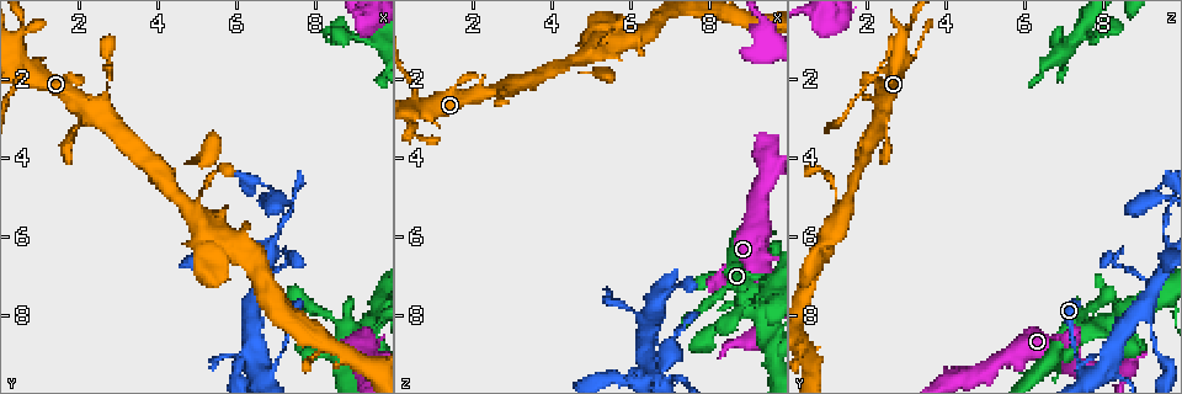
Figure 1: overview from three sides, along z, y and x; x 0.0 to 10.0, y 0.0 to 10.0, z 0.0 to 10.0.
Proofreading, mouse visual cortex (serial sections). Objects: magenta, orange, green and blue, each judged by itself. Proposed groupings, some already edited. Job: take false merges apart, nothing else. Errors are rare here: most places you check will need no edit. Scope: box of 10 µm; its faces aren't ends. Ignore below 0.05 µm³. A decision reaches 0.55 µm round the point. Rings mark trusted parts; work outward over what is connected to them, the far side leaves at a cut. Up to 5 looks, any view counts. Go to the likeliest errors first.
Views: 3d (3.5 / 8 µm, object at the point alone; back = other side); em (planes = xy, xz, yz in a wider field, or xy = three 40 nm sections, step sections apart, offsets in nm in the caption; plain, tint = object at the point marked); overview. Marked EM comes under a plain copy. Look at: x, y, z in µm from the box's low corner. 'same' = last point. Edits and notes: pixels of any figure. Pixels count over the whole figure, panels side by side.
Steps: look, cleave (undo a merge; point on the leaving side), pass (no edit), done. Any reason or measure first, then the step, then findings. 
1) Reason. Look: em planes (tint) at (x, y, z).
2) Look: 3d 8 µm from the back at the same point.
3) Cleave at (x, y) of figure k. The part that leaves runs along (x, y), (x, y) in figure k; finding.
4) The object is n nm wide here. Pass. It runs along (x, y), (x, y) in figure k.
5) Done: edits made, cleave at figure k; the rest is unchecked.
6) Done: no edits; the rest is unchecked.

Three arms meet. Look: em xy step 3 (tint) at (2.60, 2.60, 2.40).

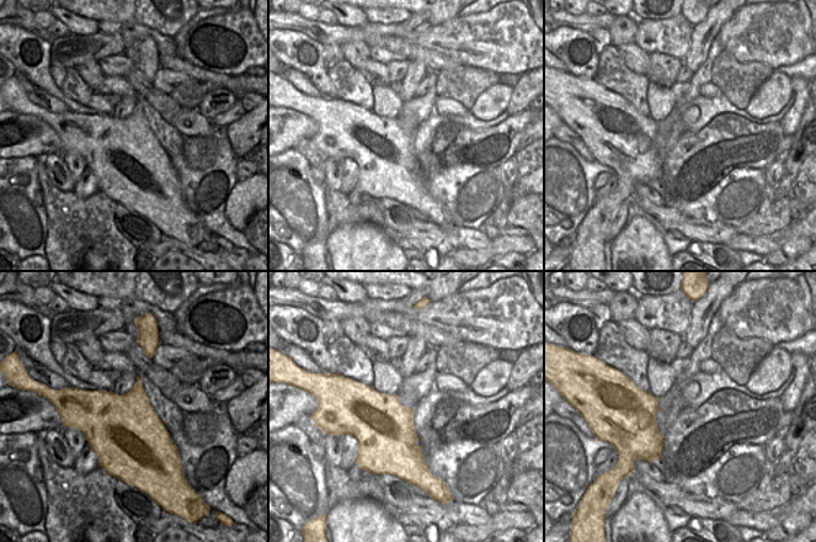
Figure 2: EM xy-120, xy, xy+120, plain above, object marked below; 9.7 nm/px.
Look: 3d 3.5 µm from the back at the same point.

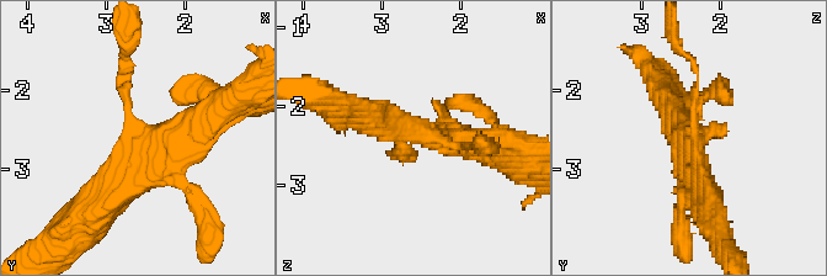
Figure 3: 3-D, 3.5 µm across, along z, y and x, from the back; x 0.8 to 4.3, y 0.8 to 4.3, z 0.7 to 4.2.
The object is 500 nm wide here. Pass. It runs along (487, 152), (457, 139), (400, 133) in figure 3; continuous, no second cell.

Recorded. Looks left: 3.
Look: 3d 3.5 µm at (6.60, 9.20, 8.10).

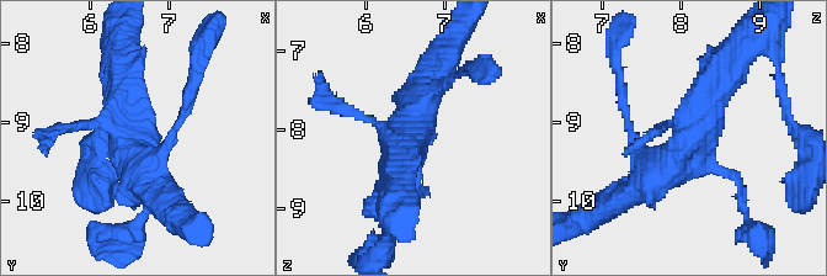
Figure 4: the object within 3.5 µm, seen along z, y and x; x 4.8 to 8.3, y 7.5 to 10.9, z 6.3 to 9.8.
Need the tissue. Look: em xy step 1 (tint) at (6.55, 9.20, 8.05).

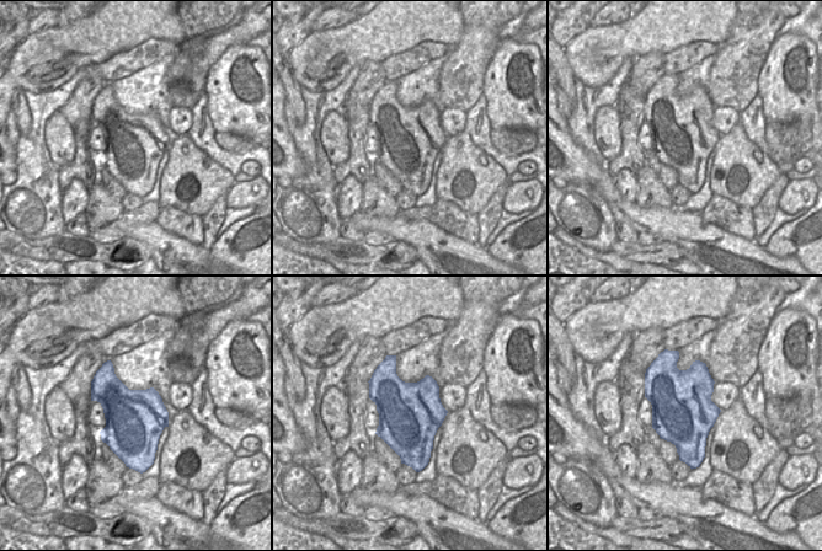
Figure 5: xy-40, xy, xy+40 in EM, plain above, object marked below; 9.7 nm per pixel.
Pass. It runs along (635, 144), (670, 163), (726, 69) in figure 4; all the same cell.

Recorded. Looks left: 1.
Done: no edits; the rest is unchecked.

